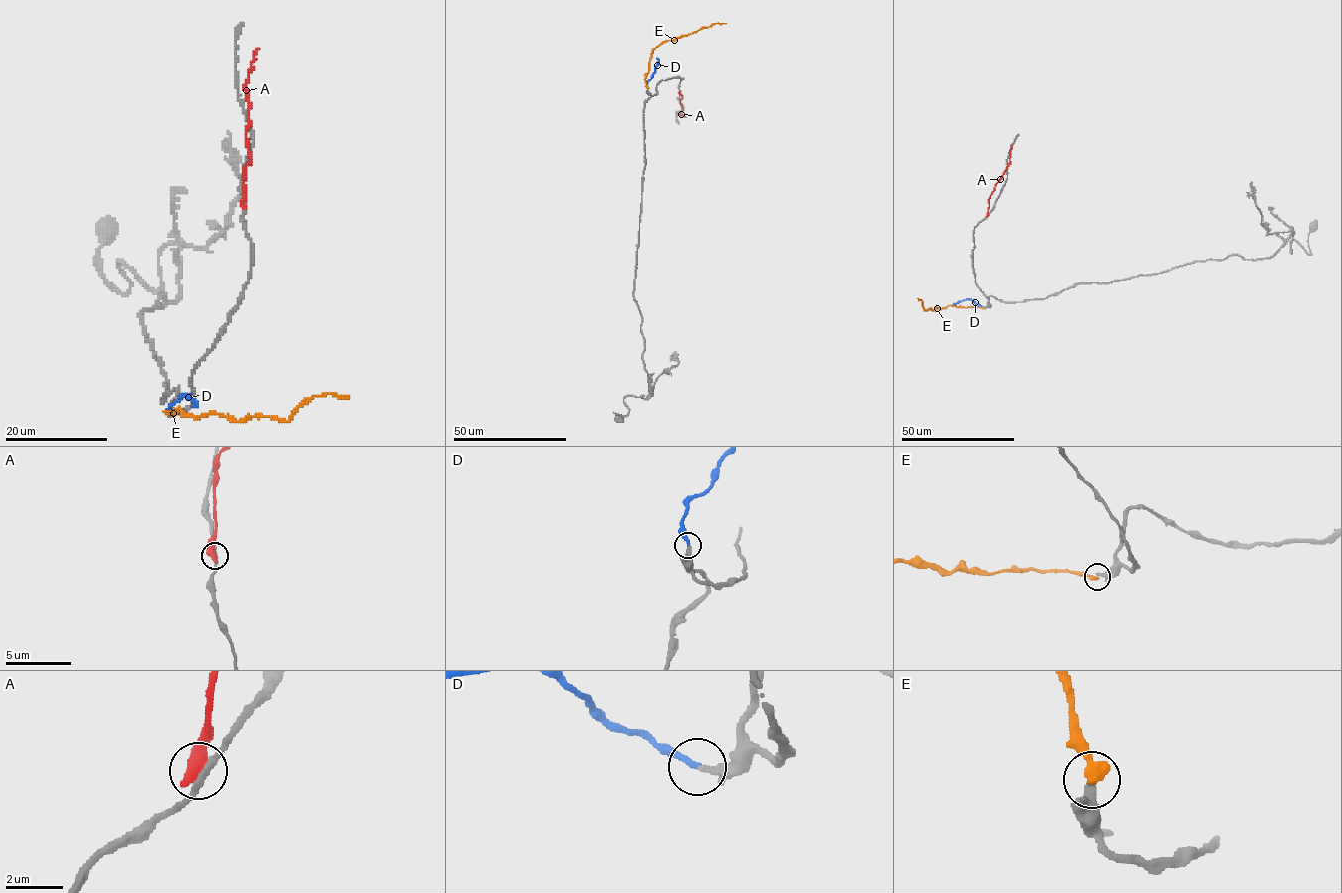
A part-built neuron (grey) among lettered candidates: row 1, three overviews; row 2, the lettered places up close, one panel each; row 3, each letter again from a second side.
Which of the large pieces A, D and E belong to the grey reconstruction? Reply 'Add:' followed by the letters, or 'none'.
Add: D

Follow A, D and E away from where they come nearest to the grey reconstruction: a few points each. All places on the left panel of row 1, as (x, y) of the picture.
A: (244, 206), (244, 168), (250, 157), (246, 134), (250, 108), (246, 85), (257, 48)
D: (170, 413), (169, 408), (183, 395), (196, 404), (192, 407)
E: (172, 414), (165, 412), (287, 421), (314, 396), (349, 396)

